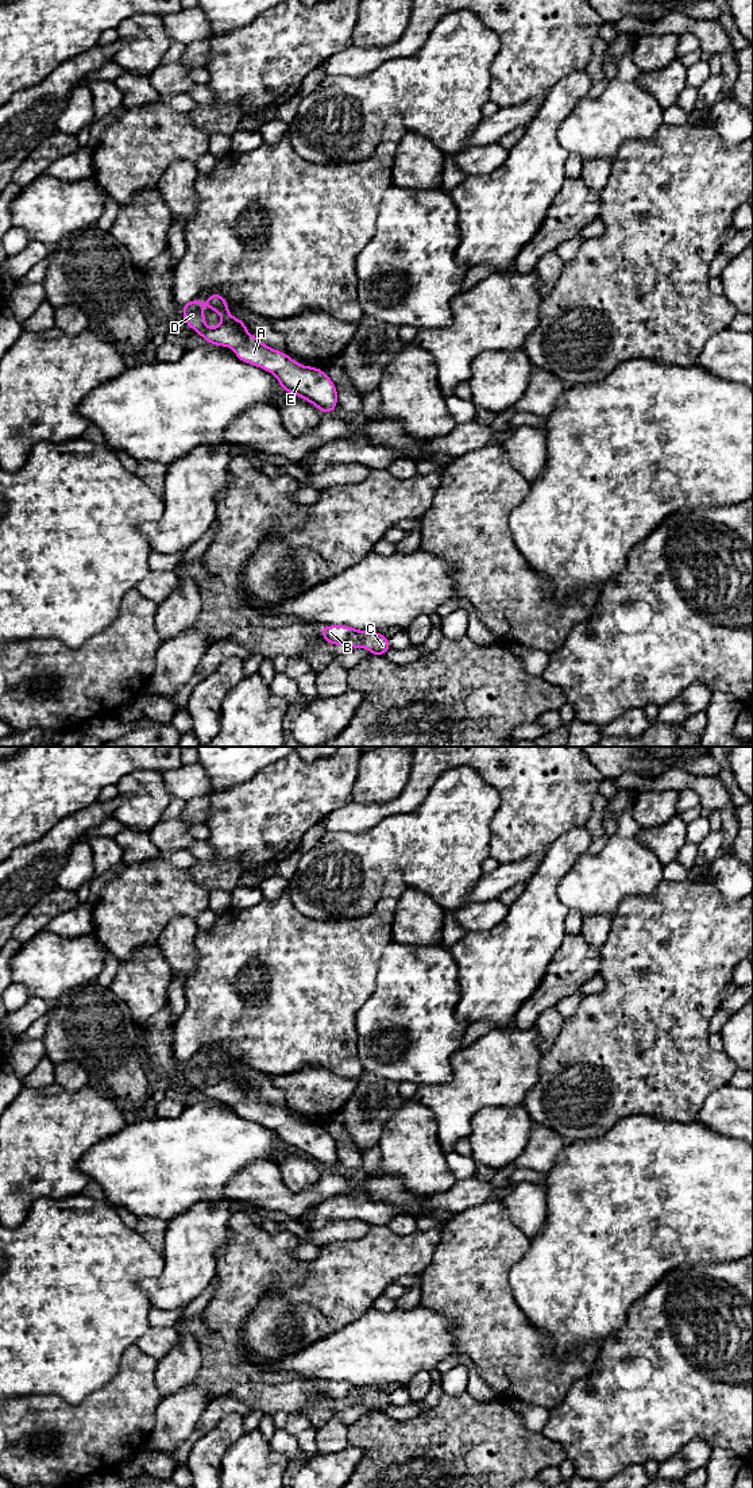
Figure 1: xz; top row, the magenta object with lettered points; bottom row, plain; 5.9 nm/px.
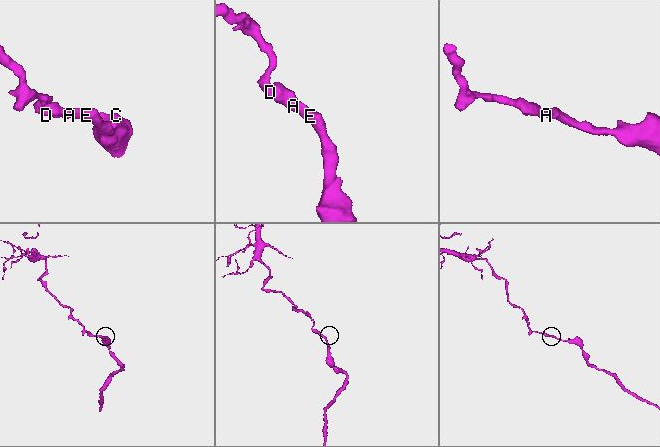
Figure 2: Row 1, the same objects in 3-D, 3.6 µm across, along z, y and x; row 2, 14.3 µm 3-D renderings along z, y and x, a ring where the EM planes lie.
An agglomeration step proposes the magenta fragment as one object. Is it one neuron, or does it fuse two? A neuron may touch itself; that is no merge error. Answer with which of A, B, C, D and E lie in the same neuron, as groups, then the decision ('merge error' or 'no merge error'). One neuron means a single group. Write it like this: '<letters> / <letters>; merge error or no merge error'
A B C D E; no merge error

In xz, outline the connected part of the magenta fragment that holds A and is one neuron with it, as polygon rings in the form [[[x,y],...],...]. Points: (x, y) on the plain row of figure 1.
[[[209,1051],[206,1061],[224,1076],[216,1084],[206,1083],[200,1053],[182,1061],[182,1073],[209,1100],[233,1105],[239,1117],[273,1129],[278,1134],[281,1145],[312,1159],[323,1171],[333,1169],[337,1163],[337,1146],[321,1125],[298,1121],[287,1110],[260,1099],[256,1091],[248,1094],[248,1084],[243,1076],[228,1073],[231,1065],[223,1051]]]

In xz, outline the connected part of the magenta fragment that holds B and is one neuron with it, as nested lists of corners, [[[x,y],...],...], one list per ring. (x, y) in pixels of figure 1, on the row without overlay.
[[[345,1381],[320,1383],[318,1389],[324,1392],[328,1400],[348,1400],[352,1404],[367,1404],[370,1411],[383,1412],[390,1403],[389,1393],[375,1387],[358,1387]]]

